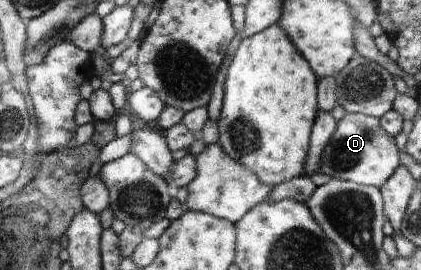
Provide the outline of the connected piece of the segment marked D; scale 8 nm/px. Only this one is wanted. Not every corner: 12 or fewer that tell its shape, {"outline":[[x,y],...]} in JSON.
{"outline":[[346,113],[321,173],[380,190],[399,166],[379,119]]}

